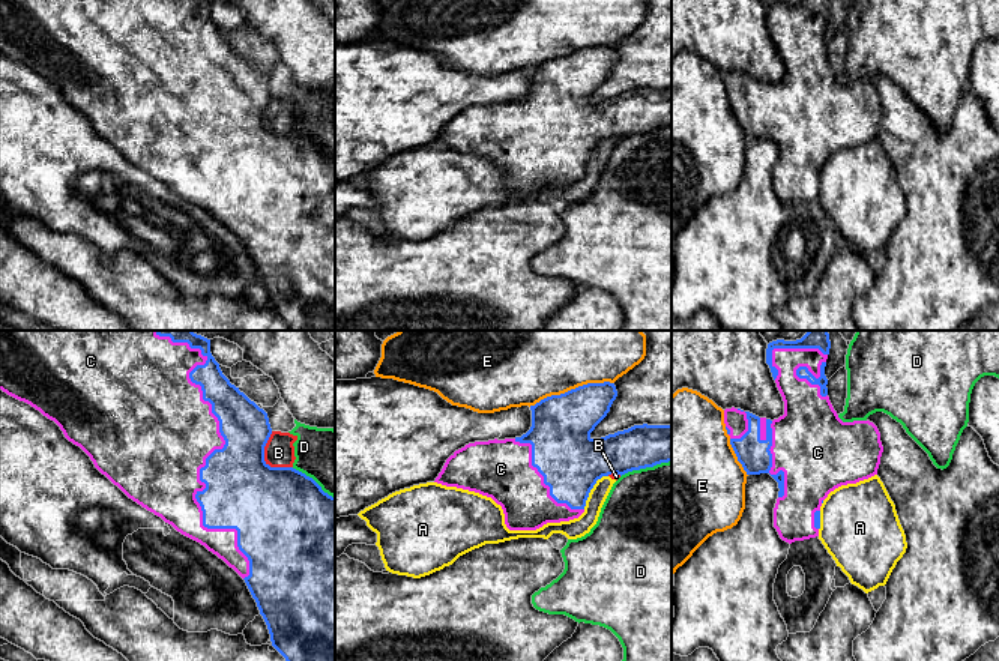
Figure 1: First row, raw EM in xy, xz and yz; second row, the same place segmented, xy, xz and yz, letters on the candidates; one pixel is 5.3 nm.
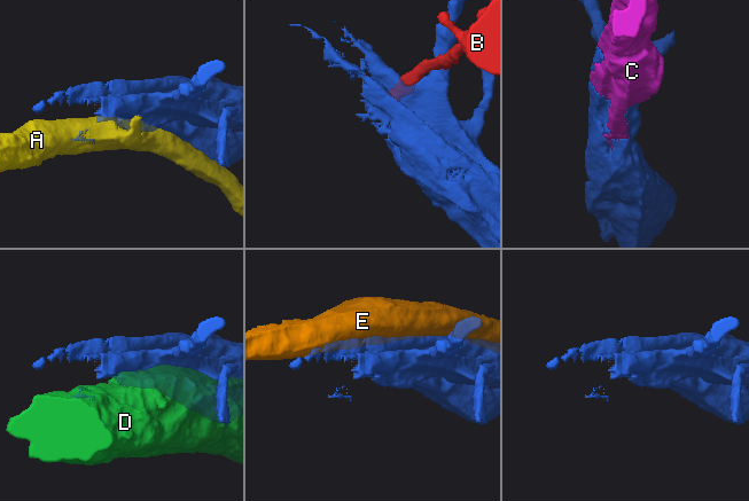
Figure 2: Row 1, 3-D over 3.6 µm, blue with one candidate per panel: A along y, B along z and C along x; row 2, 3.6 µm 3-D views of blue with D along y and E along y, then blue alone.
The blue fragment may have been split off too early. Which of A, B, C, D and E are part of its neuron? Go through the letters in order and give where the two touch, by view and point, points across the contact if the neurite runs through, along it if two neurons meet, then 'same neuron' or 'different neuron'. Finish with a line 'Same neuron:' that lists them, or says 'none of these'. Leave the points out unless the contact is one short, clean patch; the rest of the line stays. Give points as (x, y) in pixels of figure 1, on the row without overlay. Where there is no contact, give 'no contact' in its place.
A: meets blue in xz at (591, 152); different neuron
B: meets blue in xy at (263, 123); different neuron
C: meets blue in xy at (208, 120); same neuron
D: meets blue in xz at (645, 131); different neuron
E: meets blue in xz at (571, 53); different neuron
Same neuron: C

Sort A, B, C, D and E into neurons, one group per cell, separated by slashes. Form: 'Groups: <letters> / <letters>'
Groups: A B / C / D / E

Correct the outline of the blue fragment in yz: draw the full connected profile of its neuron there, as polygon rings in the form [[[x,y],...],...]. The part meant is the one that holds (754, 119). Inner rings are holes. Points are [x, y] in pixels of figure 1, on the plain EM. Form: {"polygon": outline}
{"polygon": [[[829,0],[769,6],[766,27],[783,60],[784,78],[771,84],[735,71],[724,74],[730,108],[747,138],[769,137],[778,146],[774,191],[789,207],[819,200],[820,170],[828,158],[877,138],[883,116],[873,86],[843,86],[834,74],[825,39],[829,12]]]}

